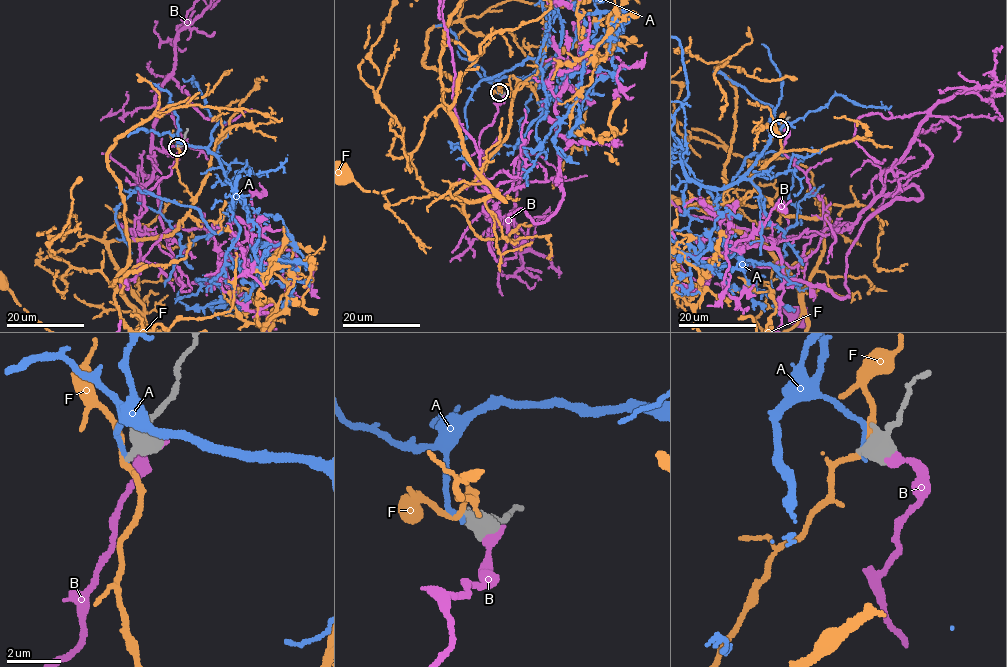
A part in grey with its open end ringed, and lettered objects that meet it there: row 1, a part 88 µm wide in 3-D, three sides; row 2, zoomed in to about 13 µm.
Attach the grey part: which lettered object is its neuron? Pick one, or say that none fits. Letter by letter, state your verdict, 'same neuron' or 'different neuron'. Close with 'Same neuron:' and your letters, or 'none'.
A: different neuron
B: different neuron
F: different neuron
Same neuron: none

